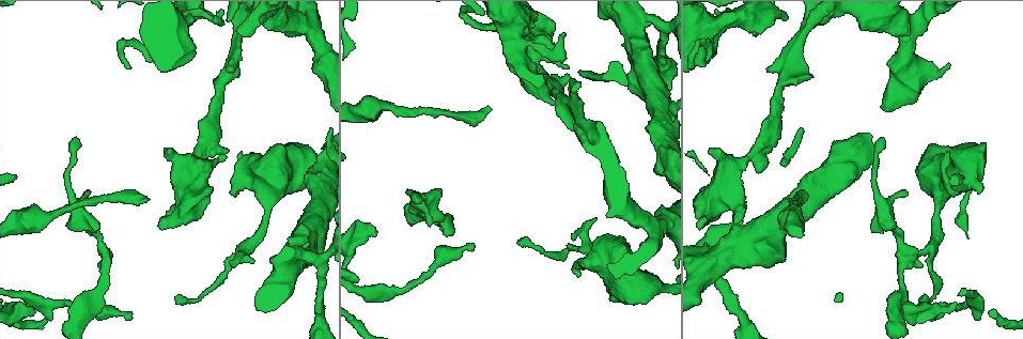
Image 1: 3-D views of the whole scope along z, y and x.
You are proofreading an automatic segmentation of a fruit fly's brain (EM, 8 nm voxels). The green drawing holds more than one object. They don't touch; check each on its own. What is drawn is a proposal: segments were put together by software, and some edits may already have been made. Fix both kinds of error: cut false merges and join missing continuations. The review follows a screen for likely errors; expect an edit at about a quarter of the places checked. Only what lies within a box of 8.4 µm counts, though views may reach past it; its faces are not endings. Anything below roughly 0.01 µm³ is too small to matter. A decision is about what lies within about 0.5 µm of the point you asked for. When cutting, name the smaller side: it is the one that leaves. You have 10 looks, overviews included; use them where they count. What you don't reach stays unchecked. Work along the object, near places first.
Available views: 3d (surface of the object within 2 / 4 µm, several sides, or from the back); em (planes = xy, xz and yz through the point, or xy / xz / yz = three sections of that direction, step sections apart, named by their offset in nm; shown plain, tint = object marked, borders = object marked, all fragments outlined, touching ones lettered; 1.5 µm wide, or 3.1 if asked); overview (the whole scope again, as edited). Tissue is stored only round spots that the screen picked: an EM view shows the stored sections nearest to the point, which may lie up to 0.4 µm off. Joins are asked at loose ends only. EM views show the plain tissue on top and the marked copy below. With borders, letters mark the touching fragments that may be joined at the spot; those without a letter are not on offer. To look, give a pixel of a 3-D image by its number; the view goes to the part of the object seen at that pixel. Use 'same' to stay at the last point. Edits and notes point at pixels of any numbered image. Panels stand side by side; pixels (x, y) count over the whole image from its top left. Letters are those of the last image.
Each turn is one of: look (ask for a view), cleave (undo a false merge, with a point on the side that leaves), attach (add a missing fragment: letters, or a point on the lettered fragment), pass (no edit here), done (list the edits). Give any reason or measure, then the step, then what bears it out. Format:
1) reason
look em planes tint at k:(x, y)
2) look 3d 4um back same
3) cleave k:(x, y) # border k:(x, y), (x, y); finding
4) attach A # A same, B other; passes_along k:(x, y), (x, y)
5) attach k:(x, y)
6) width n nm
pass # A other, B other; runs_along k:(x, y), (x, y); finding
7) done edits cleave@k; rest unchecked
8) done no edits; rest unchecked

thick end
look 3d 2um at 1:(168, 154)

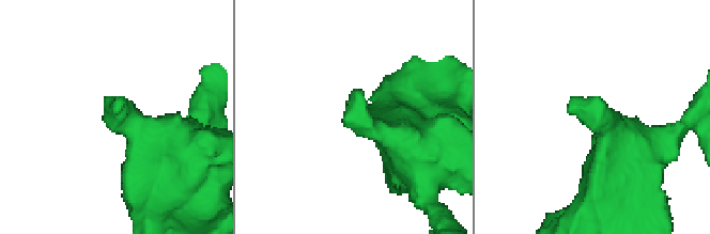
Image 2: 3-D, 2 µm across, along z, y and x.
look em xz step 8 tint at 2:(353, 89)

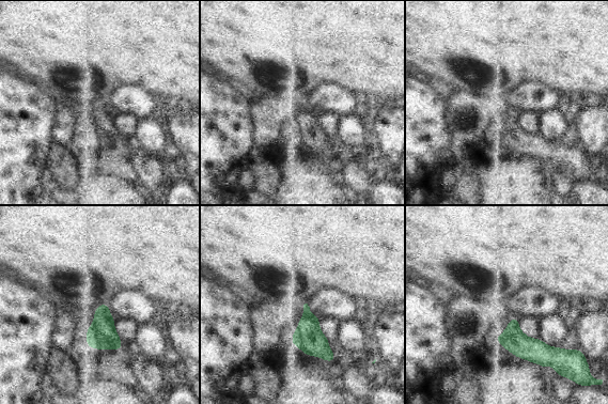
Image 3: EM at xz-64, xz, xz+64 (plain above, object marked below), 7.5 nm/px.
look em planes borders same

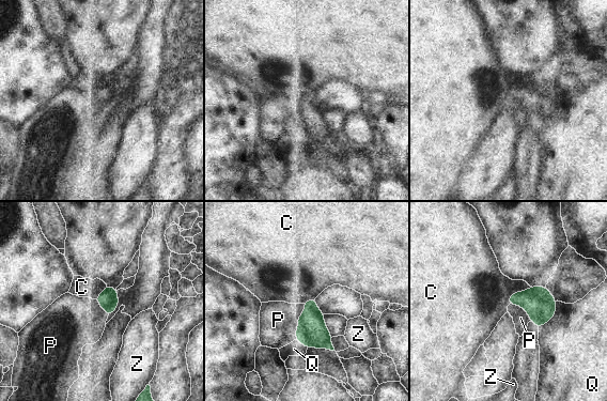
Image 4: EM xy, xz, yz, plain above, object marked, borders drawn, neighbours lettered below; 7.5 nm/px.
pass # C other, P other, Q other, Z other; none of them fits

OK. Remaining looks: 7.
an open end
look 3d 4um at 1:(733, 224)

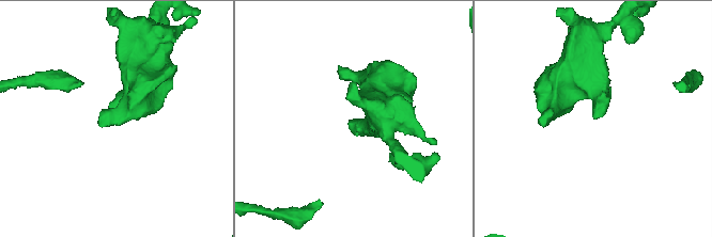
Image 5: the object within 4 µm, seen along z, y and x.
look em yz step 4 tint at 5:(594, 119)

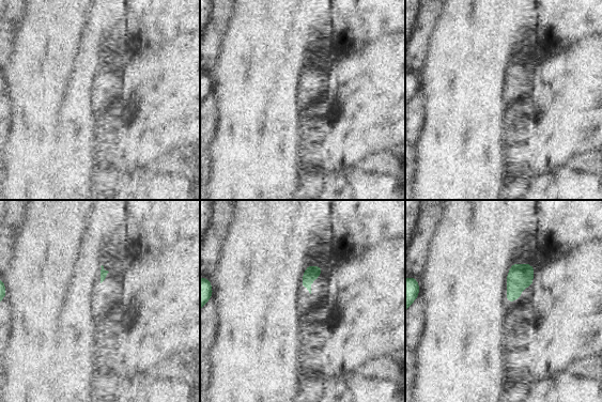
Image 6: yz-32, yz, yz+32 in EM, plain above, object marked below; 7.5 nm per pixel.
look em planes borders same

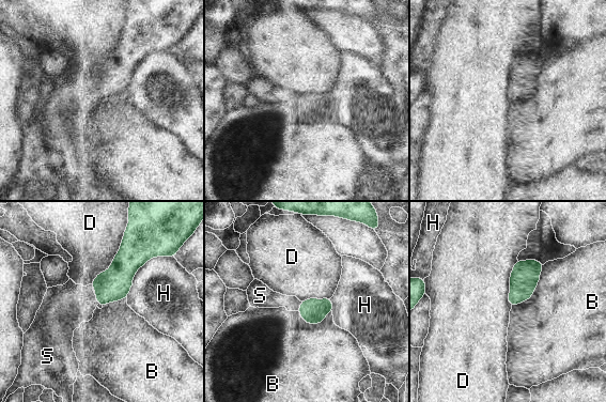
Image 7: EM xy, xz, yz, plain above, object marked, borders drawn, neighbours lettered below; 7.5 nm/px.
width 190 nm
attach S # B other, D other, H other, S same; it goes on there

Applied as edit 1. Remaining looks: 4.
look overview

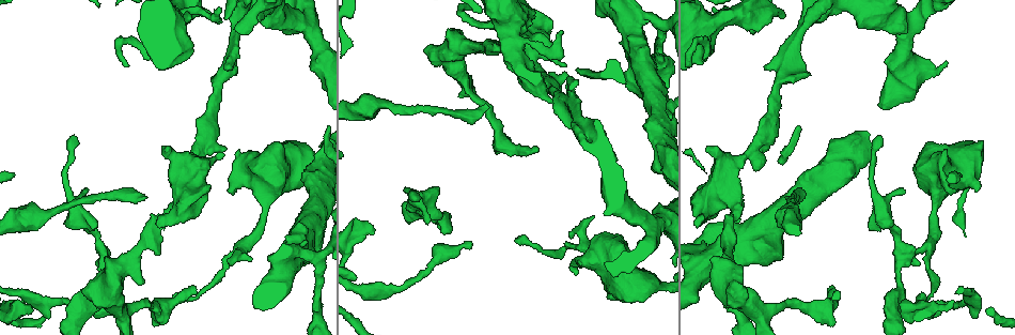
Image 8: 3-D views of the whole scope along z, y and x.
look em xz step 8 tint at 8:(222, 154)

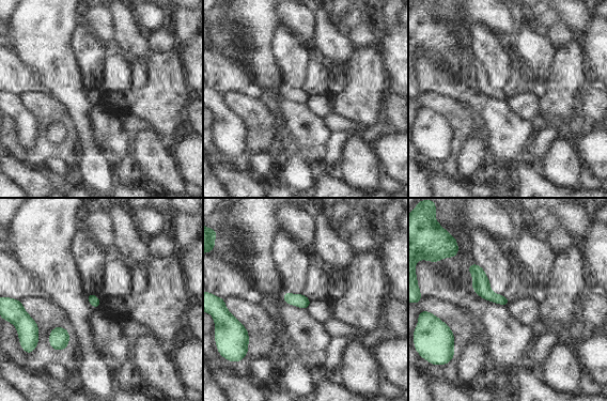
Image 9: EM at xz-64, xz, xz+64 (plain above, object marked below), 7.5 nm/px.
look em planes borders same

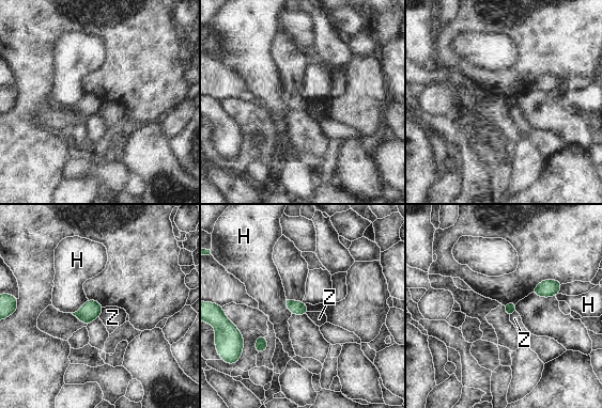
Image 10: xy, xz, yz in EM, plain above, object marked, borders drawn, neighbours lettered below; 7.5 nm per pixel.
pass # H other, Z other; no lettered fragment goes on from it

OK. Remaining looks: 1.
done edits attach@7; rest unchecked

